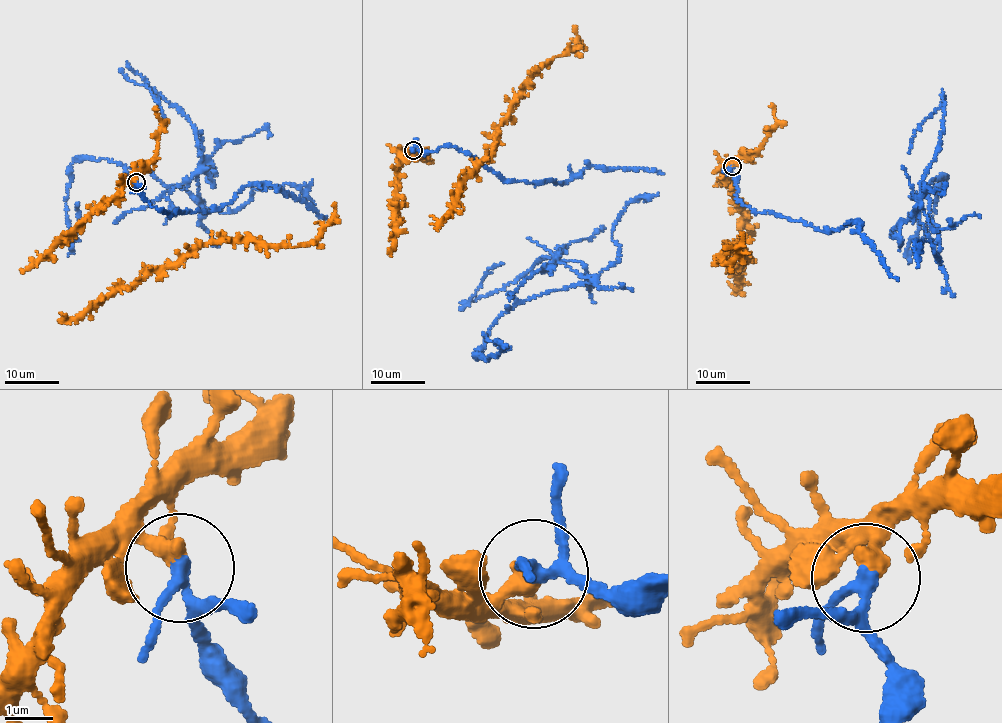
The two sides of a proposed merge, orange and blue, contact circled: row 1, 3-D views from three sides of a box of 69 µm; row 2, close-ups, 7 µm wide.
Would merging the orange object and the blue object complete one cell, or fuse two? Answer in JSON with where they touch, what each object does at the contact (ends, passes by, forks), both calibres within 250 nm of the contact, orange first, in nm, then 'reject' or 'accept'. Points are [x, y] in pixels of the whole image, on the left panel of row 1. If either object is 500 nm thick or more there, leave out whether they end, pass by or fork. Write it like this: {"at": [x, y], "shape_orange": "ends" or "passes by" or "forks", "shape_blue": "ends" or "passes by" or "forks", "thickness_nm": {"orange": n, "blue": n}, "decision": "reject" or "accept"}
{"at": [136, 182], "shape_orange": "ends", "shape_blue": "forks", "thickness_nm": {"orange": 400, "blue": 200}, "decision": "reject"}

